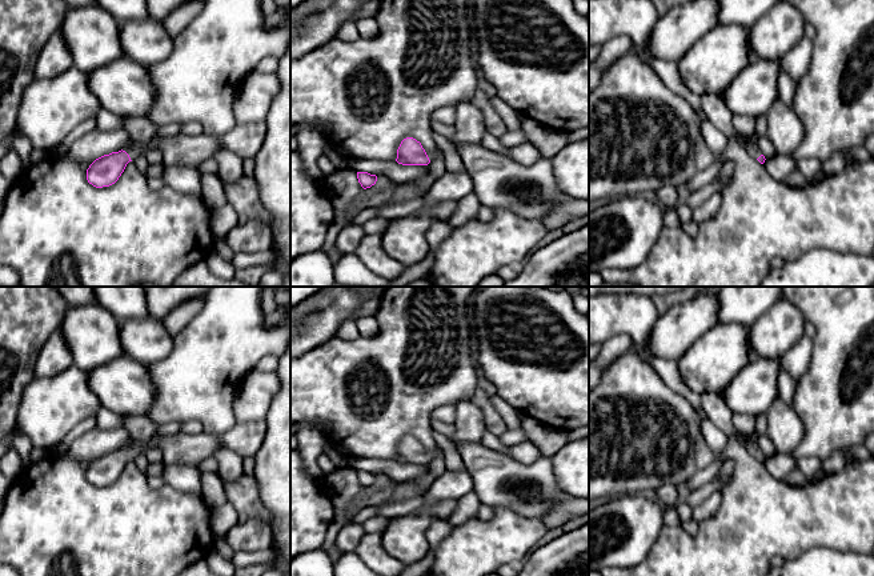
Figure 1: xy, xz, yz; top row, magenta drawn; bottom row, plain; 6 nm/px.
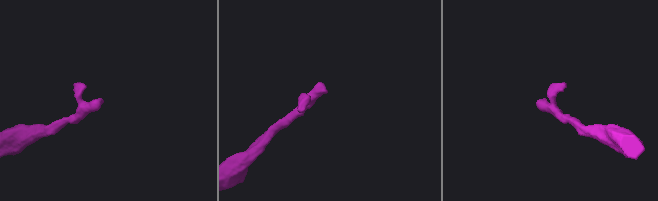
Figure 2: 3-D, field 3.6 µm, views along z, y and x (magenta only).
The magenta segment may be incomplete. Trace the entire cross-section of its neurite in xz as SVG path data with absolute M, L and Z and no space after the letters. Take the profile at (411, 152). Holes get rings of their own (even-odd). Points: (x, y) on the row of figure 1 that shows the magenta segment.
M406 137L397 149L396 161L402 165L428 165L440 153L441 149L438 147L426 153L420 141Z

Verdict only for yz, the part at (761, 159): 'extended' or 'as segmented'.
extended

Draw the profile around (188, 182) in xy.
M167 168L161 176L161 180L164 185L171 187L176 192L203 197L201 172L199 168Z

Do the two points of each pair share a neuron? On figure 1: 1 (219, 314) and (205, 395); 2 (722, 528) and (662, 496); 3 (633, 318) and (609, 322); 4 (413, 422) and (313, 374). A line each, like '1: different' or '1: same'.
1: same
2: different
3: same
4: same

